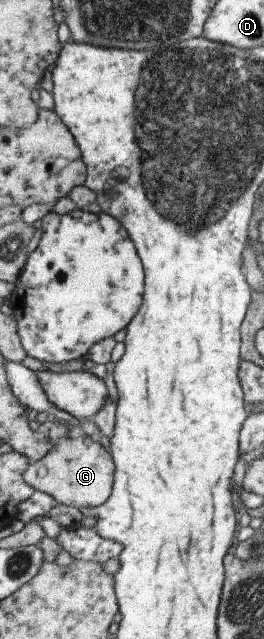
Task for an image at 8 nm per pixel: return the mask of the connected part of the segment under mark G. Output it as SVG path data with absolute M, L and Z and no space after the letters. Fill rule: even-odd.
M78 432L51 446L51 452L47 452L47 456L43 456L41 460L29 463L27 470L23 472L23 480L33 491L47 494L57 504L79 510L81 507L101 506L109 499L113 470L110 453L99 442L93 442L91 438Z

